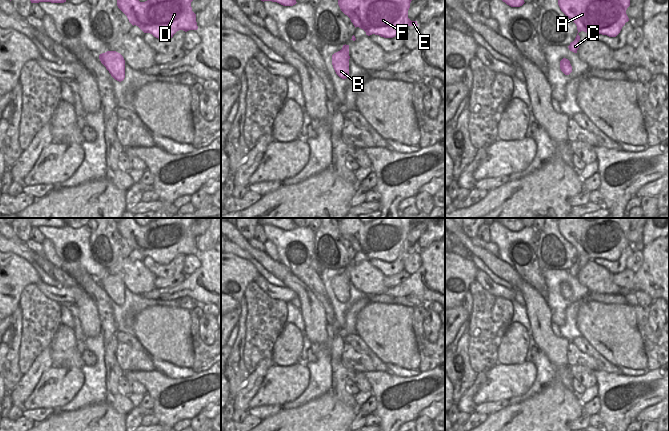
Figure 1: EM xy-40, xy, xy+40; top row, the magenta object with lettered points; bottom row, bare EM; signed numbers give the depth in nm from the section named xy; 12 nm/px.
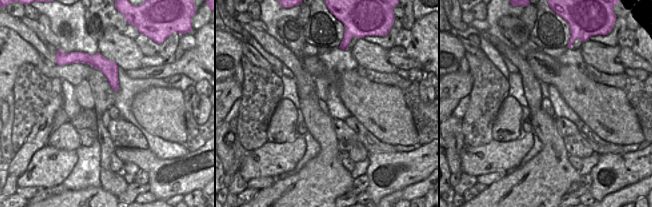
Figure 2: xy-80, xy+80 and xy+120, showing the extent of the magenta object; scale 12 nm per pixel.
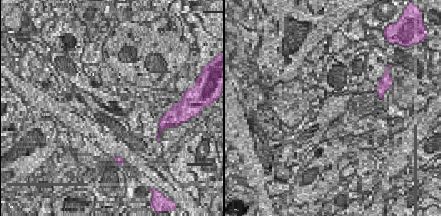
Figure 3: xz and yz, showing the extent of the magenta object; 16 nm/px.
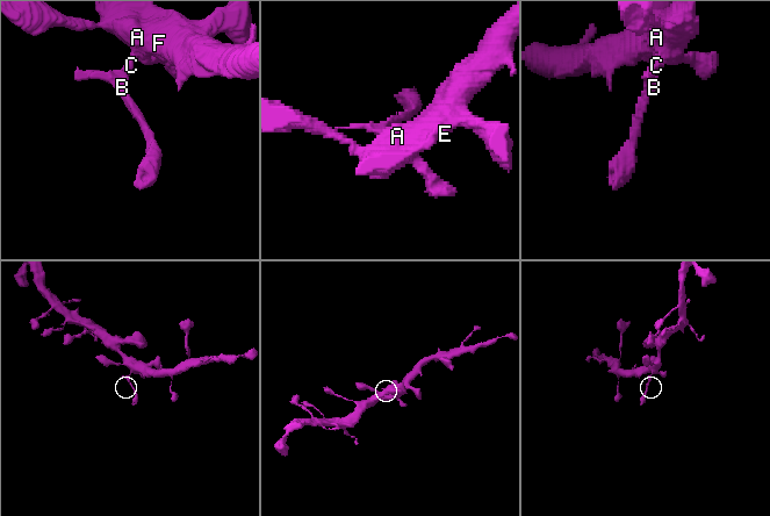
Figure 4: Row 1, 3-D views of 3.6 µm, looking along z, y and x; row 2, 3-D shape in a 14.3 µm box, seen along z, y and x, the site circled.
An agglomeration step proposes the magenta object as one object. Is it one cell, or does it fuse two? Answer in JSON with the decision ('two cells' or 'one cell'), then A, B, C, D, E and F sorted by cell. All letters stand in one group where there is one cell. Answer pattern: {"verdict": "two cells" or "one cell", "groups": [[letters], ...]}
{"verdict": "two cells", "groups": [["A", "C", "D", "E", "F"], ["B"]]}

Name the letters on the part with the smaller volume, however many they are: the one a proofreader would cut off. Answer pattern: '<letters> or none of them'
B

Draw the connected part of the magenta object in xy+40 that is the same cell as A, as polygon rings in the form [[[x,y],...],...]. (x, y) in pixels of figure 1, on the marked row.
[[[558,0],[561,11],[577,26],[578,33],[602,34],[616,37],[629,18],[626,14],[630,0]]]

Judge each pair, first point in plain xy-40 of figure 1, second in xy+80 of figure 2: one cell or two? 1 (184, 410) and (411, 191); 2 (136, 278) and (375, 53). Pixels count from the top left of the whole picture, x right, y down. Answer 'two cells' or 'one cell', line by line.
1: two cells
2: one cell

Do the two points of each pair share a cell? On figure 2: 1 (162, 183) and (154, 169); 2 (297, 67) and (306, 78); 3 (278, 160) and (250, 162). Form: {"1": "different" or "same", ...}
{"1": "same", "2": "same", "3": "same"}

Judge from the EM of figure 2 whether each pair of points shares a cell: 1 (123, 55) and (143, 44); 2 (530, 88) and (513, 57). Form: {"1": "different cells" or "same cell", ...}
{"1": "different cells", "2": "same cell"}

